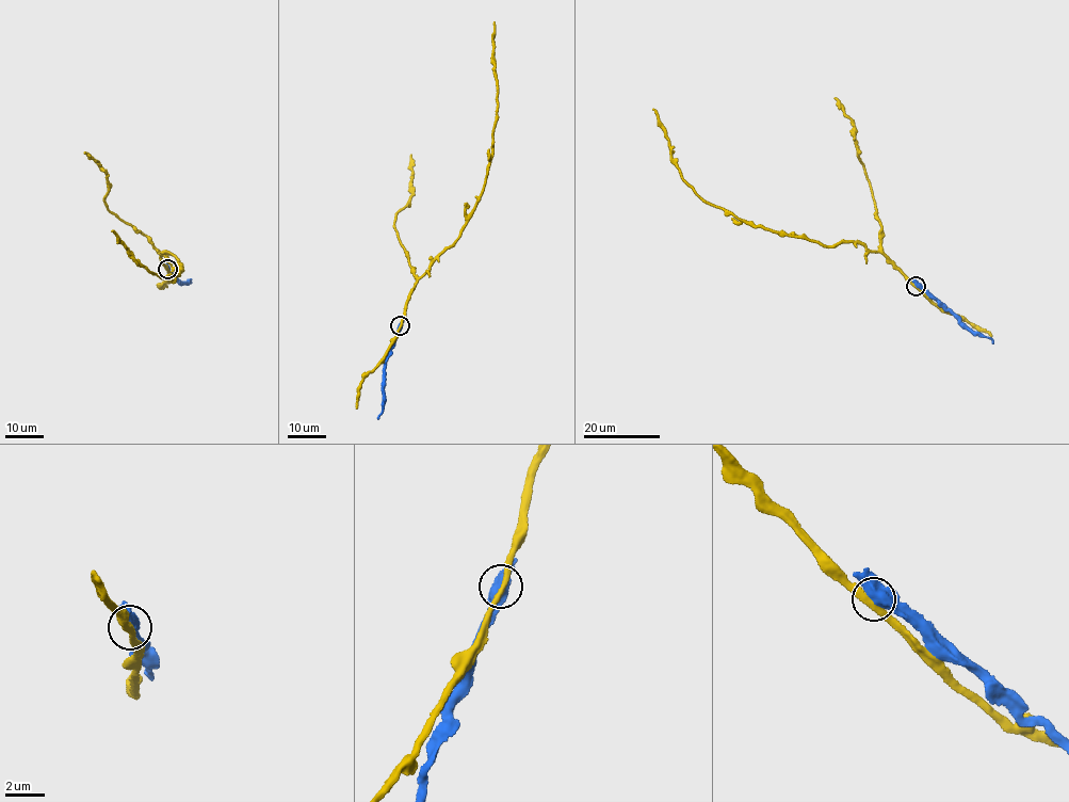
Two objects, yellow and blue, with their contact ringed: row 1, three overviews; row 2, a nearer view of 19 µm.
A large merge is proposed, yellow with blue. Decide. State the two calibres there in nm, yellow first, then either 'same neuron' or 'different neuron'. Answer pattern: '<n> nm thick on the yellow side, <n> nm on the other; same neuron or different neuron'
320 nm thick on the yellow side, 600 nm on the other; different neuron

